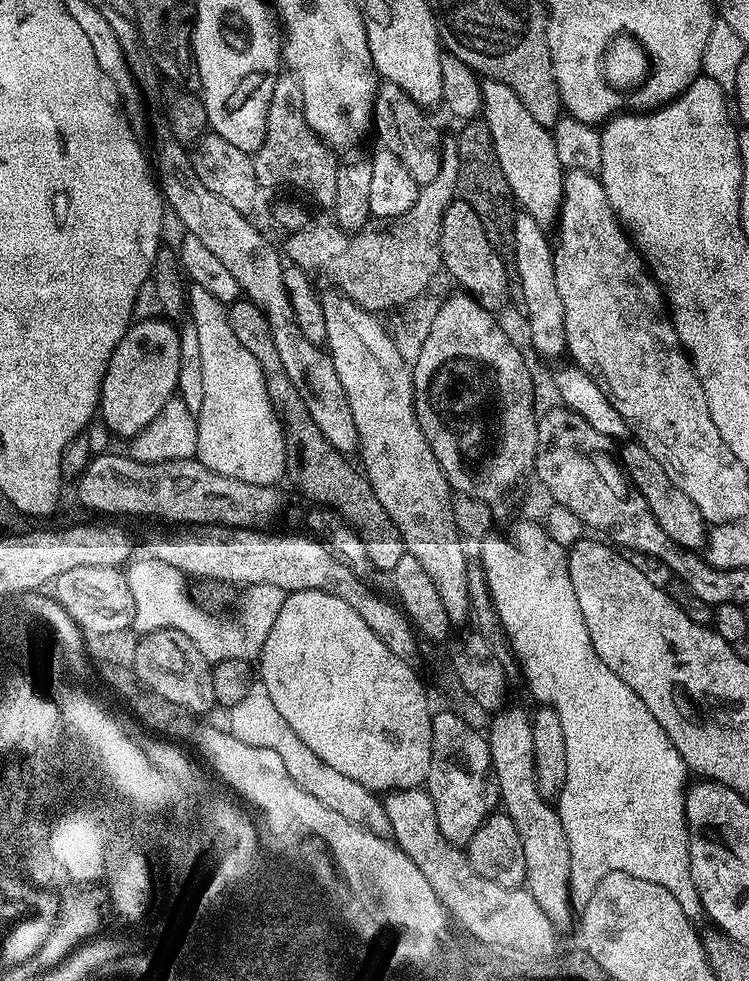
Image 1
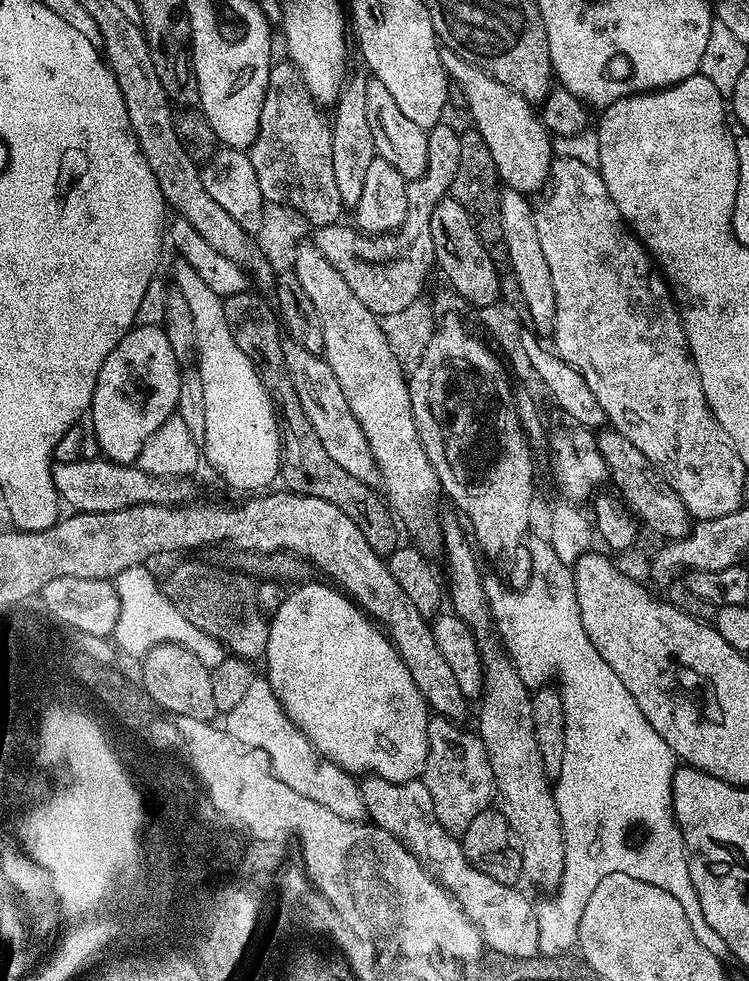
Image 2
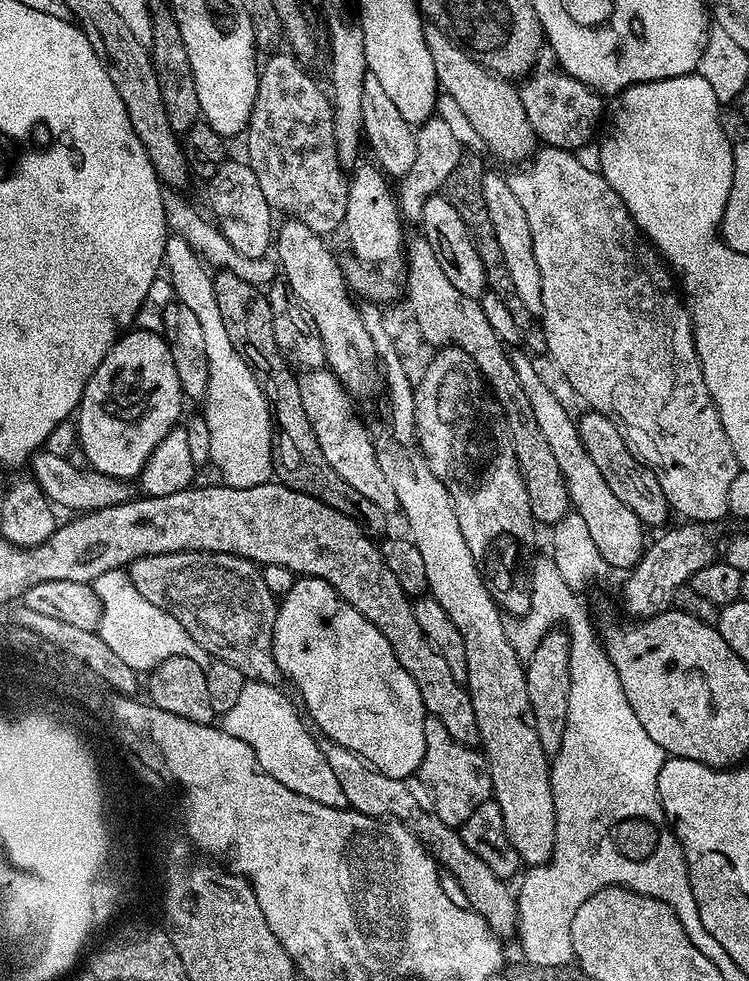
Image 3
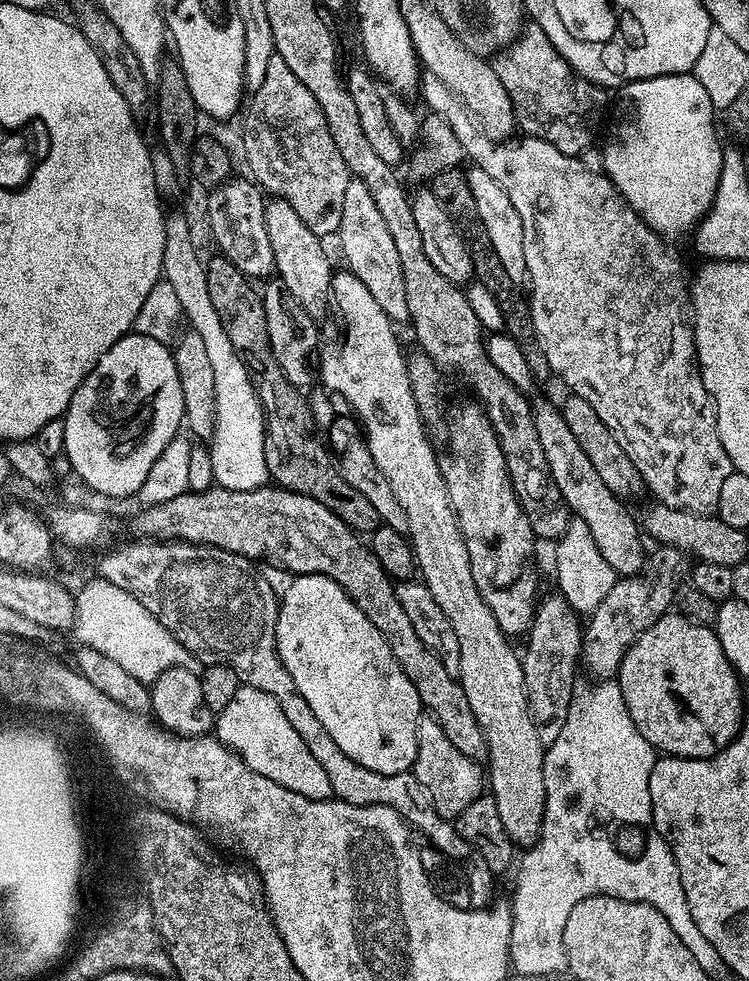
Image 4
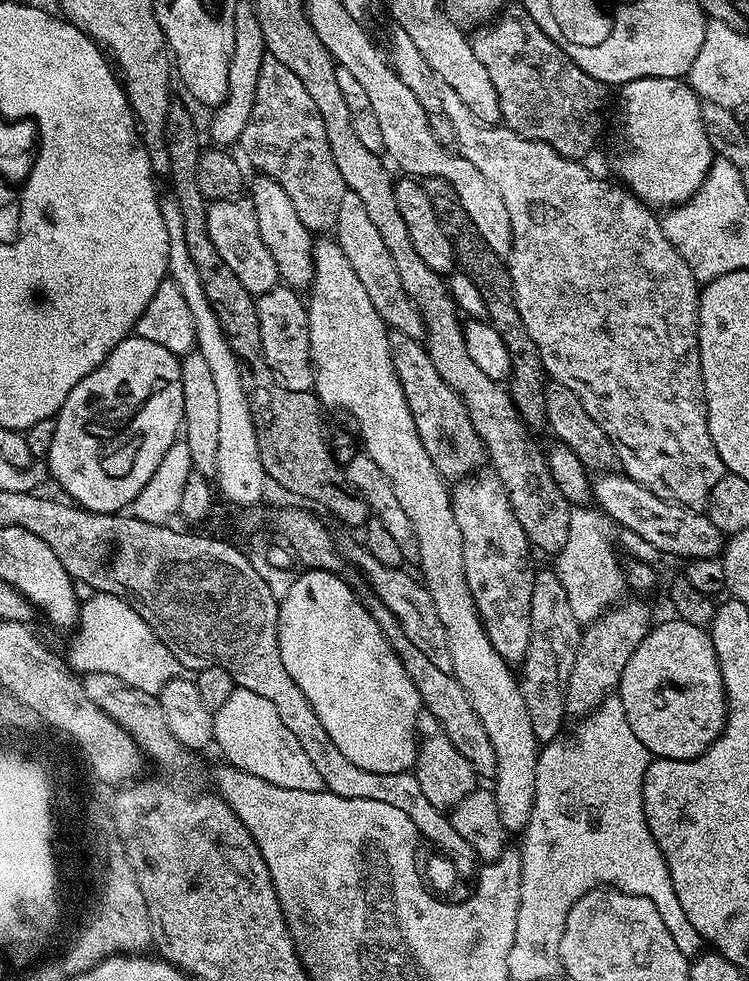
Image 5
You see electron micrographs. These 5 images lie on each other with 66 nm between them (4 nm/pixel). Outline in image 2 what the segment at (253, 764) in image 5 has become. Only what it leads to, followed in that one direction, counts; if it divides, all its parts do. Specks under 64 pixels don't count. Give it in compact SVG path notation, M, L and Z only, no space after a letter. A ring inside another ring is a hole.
M252 679L238 706L234 706L234 710L230 710L223 717L222 726L241 742L261 748L267 754L268 766L276 777L286 782L290 790L302 794L302 798L310 798L310 802L318 802L318 806L326 806L326 810L334 810L338 818L365 819L359 783L339 764L327 760L317 752L314 745L296 727L295 722L284 713L284 706L268 679Z

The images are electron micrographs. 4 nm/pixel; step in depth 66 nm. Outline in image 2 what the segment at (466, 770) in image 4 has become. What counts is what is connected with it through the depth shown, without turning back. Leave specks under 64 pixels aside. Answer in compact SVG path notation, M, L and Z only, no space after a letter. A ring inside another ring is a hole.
M435 714L428 718L428 757L424 763L422 779L430 790L434 814L446 831L462 834L474 817L490 807L494 800L496 783L490 770L486 746L475 731L467 732L457 721Z

